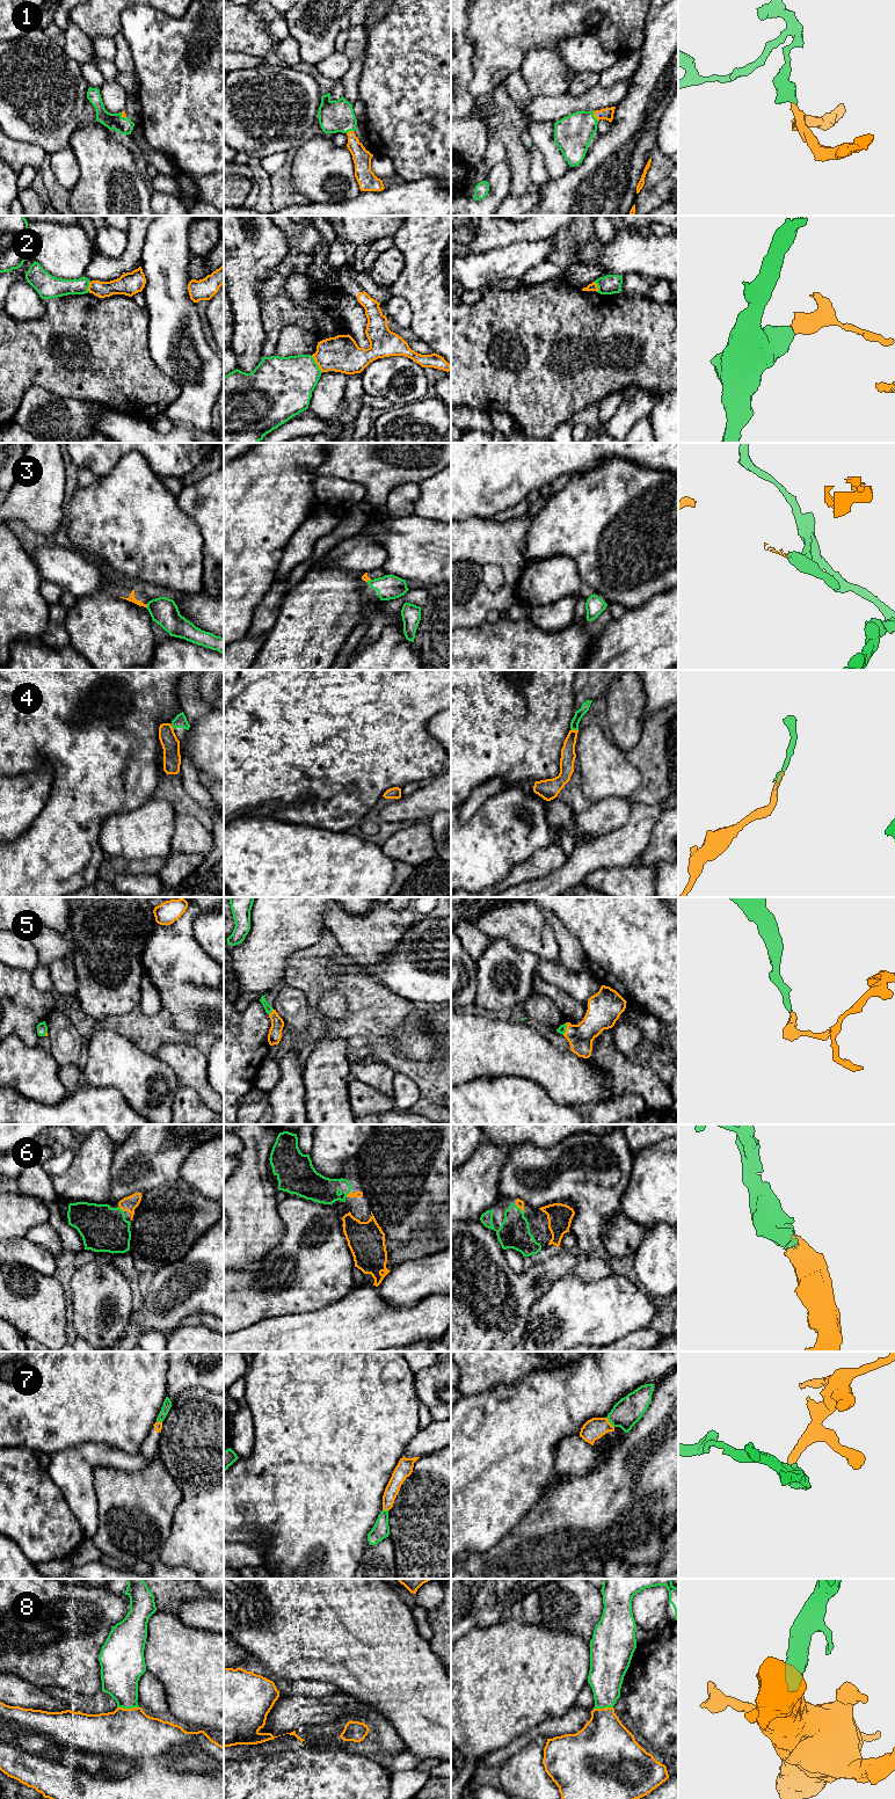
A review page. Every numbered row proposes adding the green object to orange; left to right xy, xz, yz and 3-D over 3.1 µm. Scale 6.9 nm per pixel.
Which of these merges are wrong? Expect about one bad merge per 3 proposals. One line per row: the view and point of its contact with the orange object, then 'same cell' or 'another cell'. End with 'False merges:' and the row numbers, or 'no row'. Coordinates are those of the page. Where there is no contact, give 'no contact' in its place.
1: contact yz (594, 116); same cell
2: contact xz (317, 363); another cell
3: contact xy (146, 606); same cell
4: contact yz (575, 730); another cell
5: contact xz (271, 1012); same cell
6: contact xy (121, 1208); same cell
7: contact yz (609, 1422); same cell
8: contact xy (128, 1709); same cell
False merges: 2, 4

